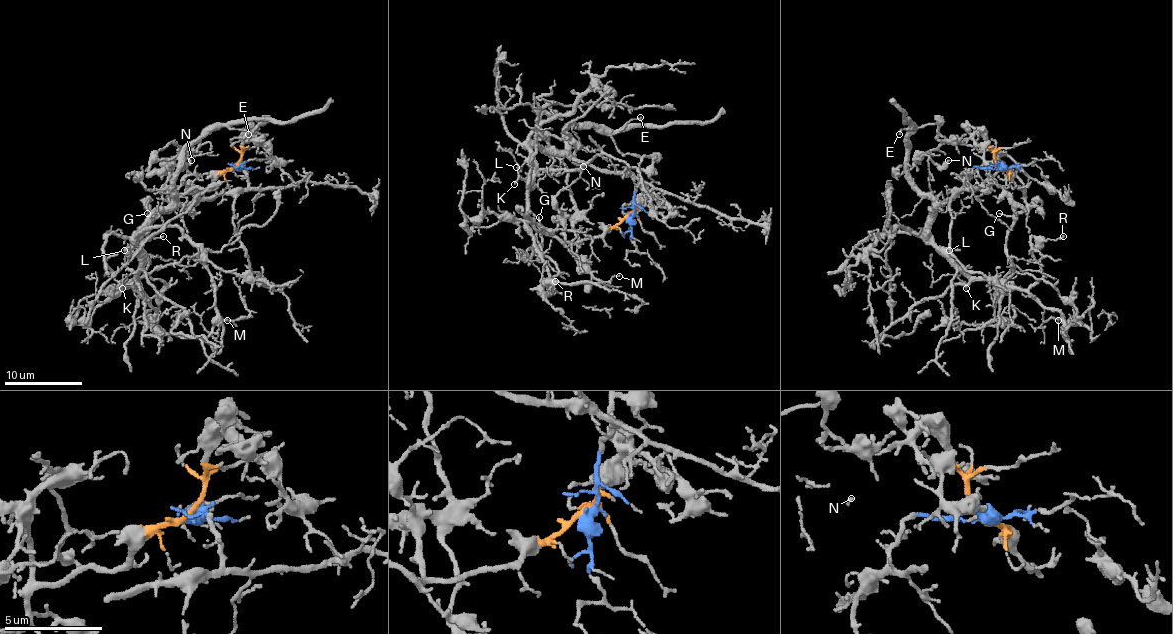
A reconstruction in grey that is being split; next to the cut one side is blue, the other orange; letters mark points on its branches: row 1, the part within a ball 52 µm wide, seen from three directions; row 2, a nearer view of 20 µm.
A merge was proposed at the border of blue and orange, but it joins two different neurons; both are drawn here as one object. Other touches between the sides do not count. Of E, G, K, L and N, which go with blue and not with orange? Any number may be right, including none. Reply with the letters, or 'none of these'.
E, K, L

